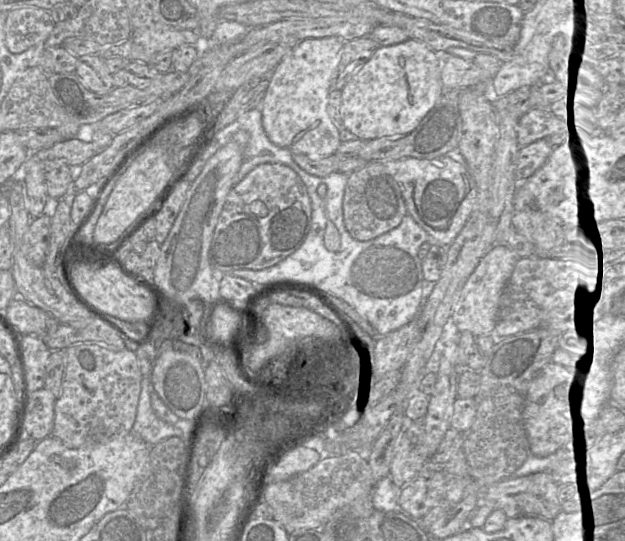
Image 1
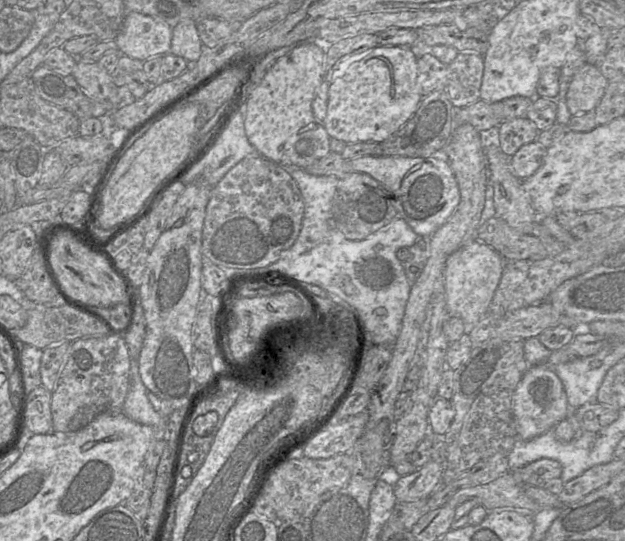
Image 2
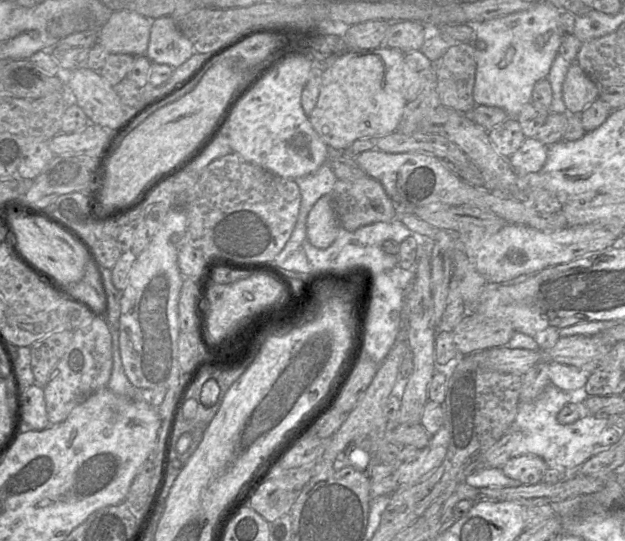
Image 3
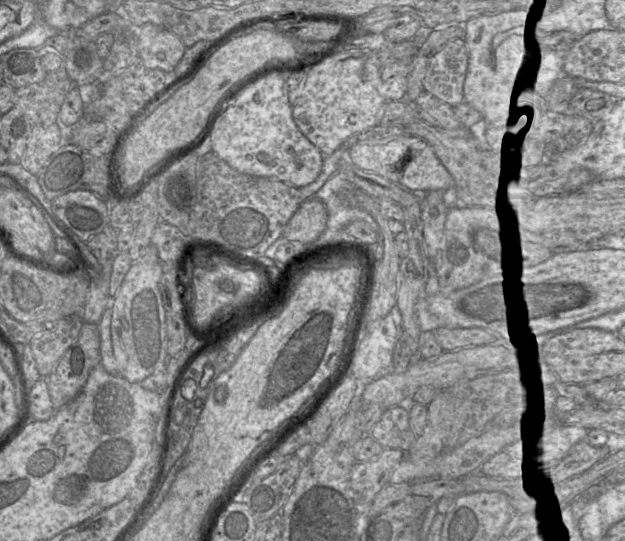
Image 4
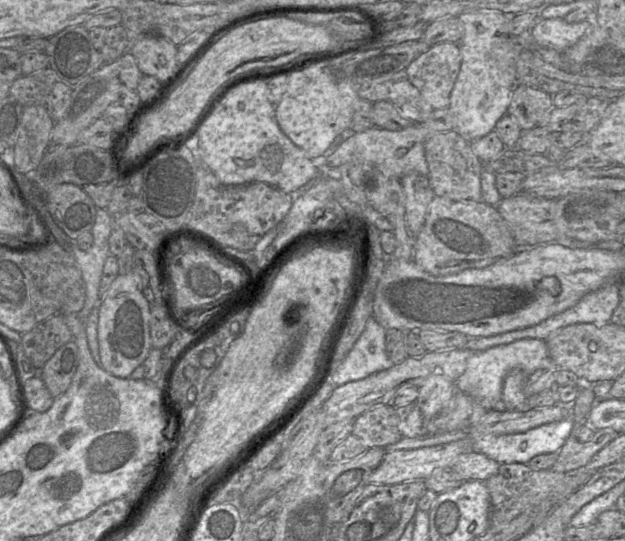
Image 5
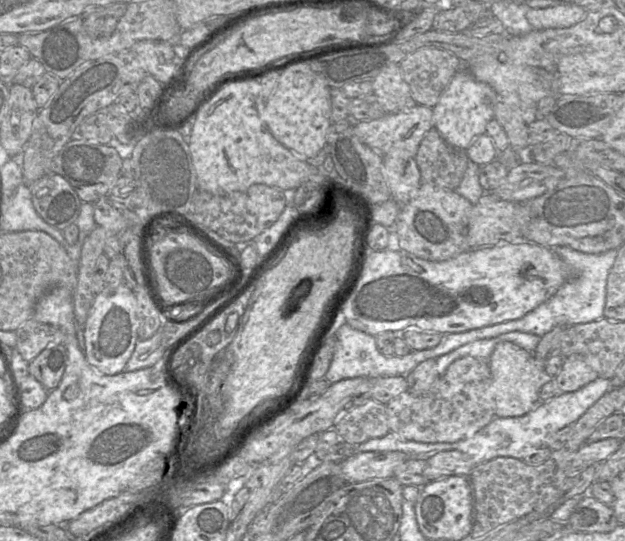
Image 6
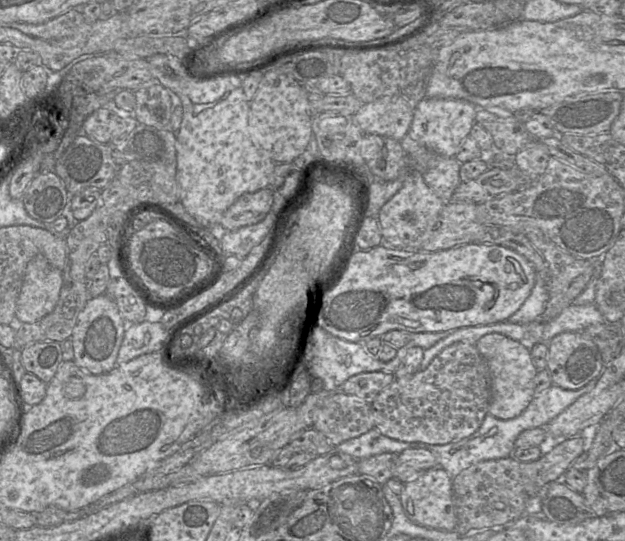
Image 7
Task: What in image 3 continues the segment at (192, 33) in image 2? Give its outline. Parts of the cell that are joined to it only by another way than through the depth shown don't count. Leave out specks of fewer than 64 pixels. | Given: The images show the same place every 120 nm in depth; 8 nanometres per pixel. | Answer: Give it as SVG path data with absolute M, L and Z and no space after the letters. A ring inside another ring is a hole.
M172 16L152 20L149 45L145 53L152 63L177 68L194 53L191 41L180 31Z

